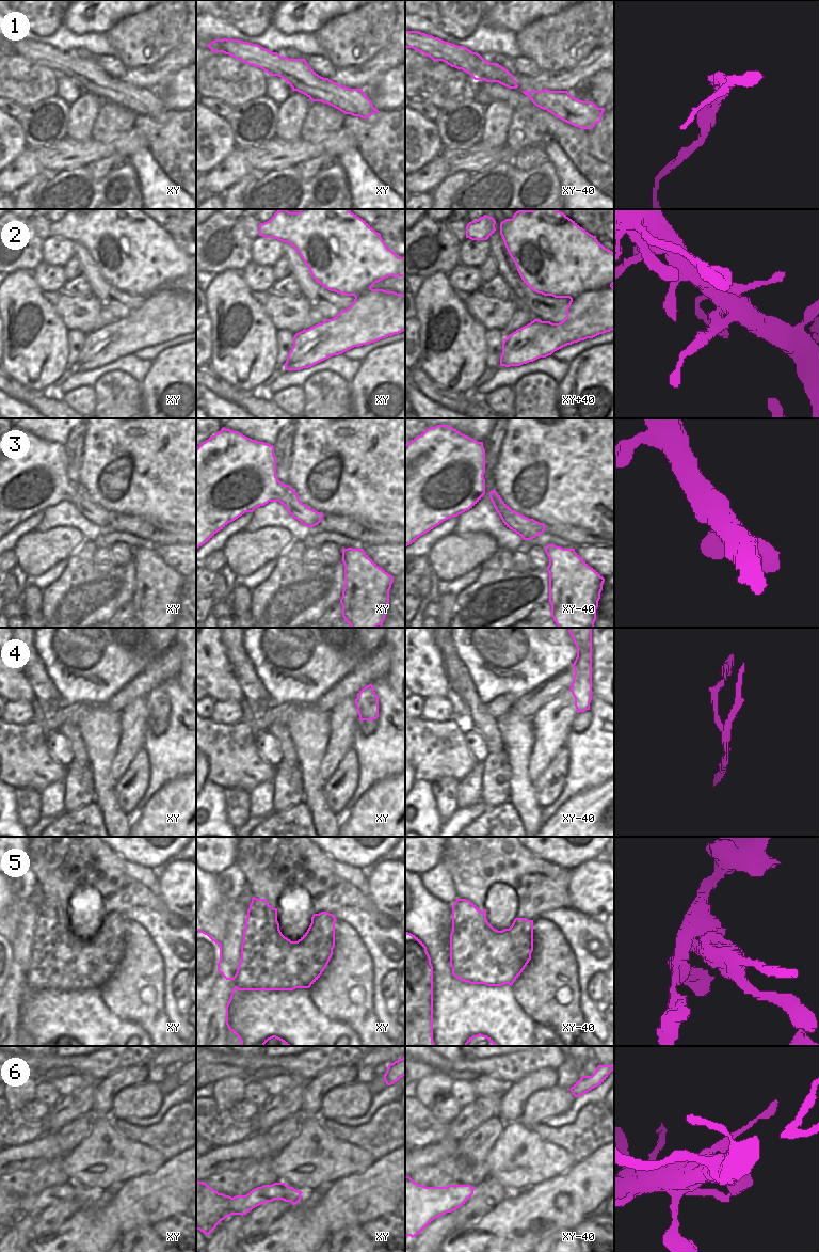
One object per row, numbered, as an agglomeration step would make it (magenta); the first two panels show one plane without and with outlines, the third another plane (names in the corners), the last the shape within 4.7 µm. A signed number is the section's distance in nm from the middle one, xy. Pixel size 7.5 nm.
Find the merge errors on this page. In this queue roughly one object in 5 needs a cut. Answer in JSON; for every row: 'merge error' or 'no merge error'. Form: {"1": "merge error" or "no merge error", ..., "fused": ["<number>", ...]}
{"1": "no merge error", "2": "no merge error", "3": "no merge error", "4": "no merge error", "5": "merge error", "6": "no merge error", "fused": ["5"]}

